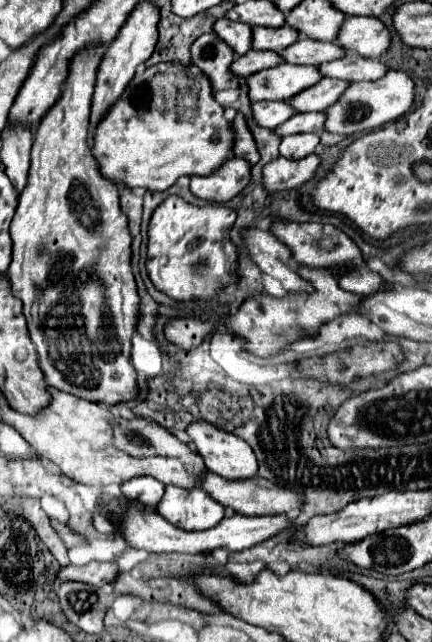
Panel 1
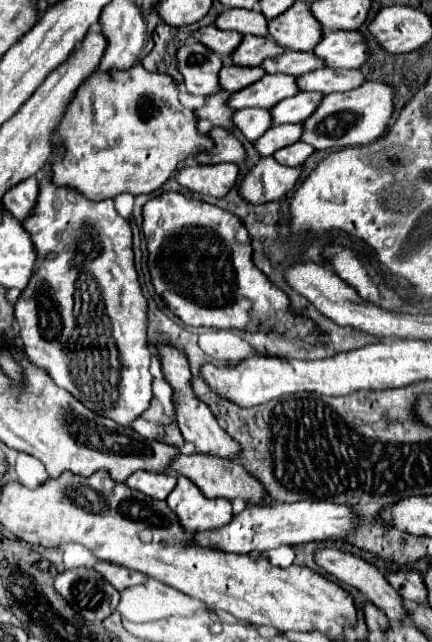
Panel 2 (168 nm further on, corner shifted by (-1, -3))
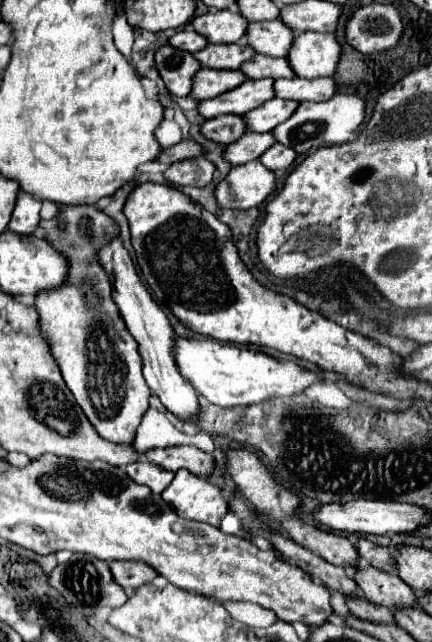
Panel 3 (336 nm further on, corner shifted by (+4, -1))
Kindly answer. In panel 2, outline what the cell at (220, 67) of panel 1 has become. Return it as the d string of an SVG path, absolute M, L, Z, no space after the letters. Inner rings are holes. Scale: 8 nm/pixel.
M185 43L177 53L177 69L183 75L183 83L193 95L211 95L219 91L217 73L223 67L219 55L201 43Z

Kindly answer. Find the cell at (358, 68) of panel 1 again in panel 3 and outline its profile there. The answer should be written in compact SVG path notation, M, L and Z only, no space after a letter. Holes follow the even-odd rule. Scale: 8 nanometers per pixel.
M318 77L318 79L276 79L274 81L276 97L282 99L296 99L296 101L328 101L336 93L338 85L332 77Z

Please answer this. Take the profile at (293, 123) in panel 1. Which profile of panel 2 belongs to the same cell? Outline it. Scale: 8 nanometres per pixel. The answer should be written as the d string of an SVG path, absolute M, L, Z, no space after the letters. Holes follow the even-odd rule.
M287 123L287 125L273 125L265 131L263 137L259 137L253 147L255 151L263 153L263 157L267 155L273 155L277 149L281 147L287 147L287 145L293 145L299 141L301 137L301 125L293 125L293 123Z

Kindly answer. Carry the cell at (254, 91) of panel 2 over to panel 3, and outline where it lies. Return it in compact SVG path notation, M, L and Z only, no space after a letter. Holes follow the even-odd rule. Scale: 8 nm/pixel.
M246 79L242 85L238 85L232 91L226 91L218 97L200 101L198 111L206 119L226 115L226 113L246 115L248 111L260 107L262 103L266 103L272 97L274 97L274 79Z

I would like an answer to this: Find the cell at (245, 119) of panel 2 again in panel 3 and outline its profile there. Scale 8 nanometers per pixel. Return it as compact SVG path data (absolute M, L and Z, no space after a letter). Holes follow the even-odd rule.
M222 115L208 119L202 125L202 133L206 139L212 139L220 145L230 145L246 133L246 123L242 115Z

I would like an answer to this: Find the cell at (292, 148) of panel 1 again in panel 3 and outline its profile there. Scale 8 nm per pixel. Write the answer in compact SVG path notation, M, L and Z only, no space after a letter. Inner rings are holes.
M280 143L272 145L272 147L260 157L260 161L262 161L268 169L272 169L272 171L288 169L294 159L296 159L296 151L290 149L290 147L284 147L284 145L280 145Z

